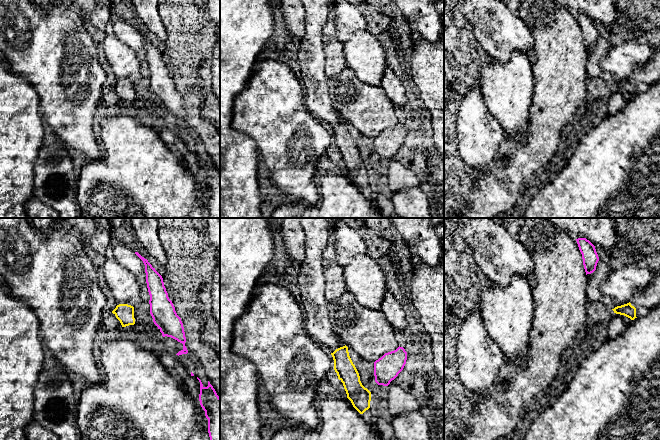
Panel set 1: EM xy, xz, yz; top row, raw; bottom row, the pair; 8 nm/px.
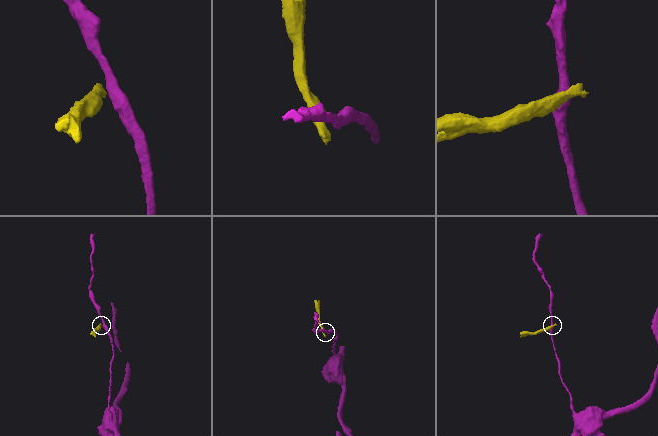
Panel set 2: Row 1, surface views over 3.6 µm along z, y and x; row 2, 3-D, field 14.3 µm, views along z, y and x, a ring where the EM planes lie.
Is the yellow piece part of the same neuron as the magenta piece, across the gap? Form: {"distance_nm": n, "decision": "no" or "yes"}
{"distance_nm": 90, "decision": "no"}

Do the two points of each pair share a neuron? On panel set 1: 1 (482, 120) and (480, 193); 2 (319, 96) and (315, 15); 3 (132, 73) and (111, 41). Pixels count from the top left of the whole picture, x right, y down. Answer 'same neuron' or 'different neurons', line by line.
1: different neurons
2: same neuron
3: same neuron

